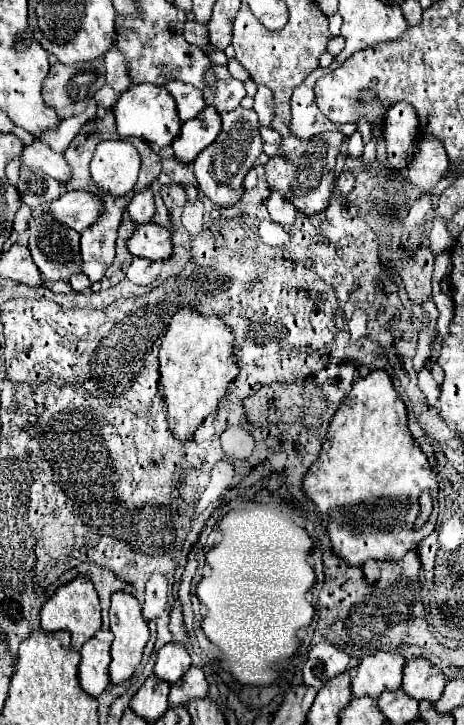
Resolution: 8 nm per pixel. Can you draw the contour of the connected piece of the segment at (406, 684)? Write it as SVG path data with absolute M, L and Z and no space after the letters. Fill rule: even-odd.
M423 658L409 660L403 670L403 684L401 690L415 700L427 700L431 704L437 702L445 688L447 680L441 670L437 670L433 664L429 664Z

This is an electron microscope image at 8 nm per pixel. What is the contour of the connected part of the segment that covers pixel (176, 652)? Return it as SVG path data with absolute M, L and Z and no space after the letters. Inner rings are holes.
M169 642L157 652L157 664L155 664L155 676L163 682L177 682L185 670L189 670L191 658L185 652L185 648L179 642Z

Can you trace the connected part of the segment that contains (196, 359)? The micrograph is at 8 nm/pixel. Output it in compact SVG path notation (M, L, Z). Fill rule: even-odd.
M181 308L163 336L159 348L159 392L167 404L167 422L173 438L187 442L203 420L217 410L227 384L237 376L233 358L233 334L217 316L201 316L193 308Z

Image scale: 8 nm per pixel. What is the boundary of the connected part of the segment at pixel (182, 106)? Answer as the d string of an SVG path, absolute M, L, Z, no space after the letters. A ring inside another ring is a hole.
M167 82L165 88L169 90L169 94L173 96L173 100L177 104L177 114L179 114L181 122L195 118L205 108L201 90L189 86L189 84L183 84L183 82Z

